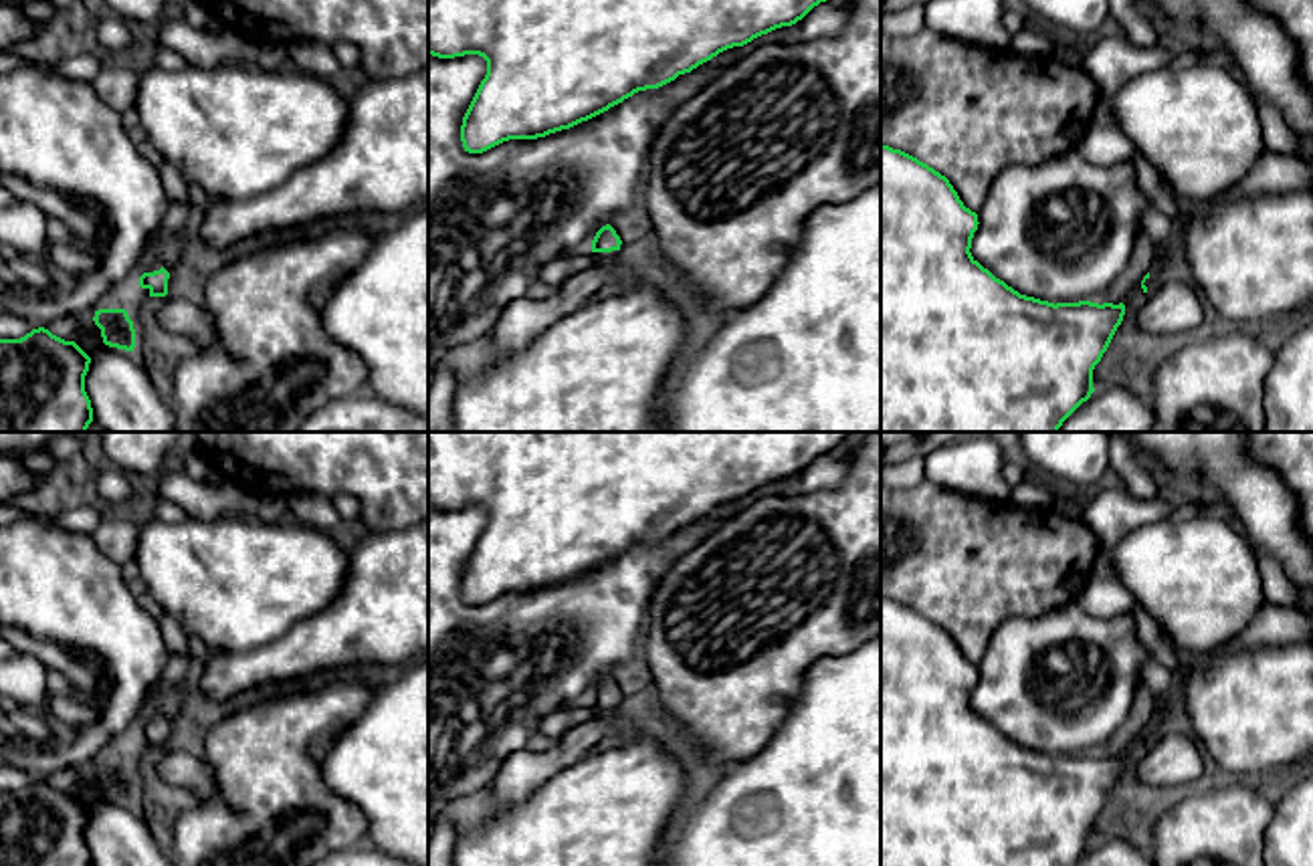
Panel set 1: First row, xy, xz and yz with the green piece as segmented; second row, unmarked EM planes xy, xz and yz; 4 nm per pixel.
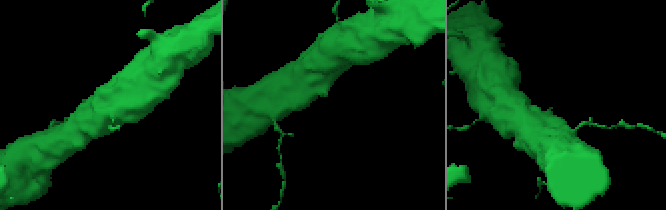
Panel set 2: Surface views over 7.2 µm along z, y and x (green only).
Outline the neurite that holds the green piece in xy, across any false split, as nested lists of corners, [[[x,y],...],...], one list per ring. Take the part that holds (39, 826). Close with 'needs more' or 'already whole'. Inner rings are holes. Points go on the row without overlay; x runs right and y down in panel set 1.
[[[38,779],[20,791],[0,791],[0,866],[93,866],[85,844],[91,809],[75,795]]]; already whole

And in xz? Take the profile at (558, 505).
[[[428,432],[428,507],[438,511],[479,507],[487,513],[487,527],[461,577],[465,604],[483,606],[509,591],[537,591],[570,581],[608,563],[638,543],[659,541],[727,501],[743,499],[776,480],[796,476],[814,458],[838,446],[848,434],[850,432]]]; already whole

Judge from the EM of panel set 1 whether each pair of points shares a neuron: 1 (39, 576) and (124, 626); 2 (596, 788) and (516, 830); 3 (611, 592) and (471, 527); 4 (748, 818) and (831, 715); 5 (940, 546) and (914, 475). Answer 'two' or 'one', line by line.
1: one
2: one
3: one
4: one
5: two

